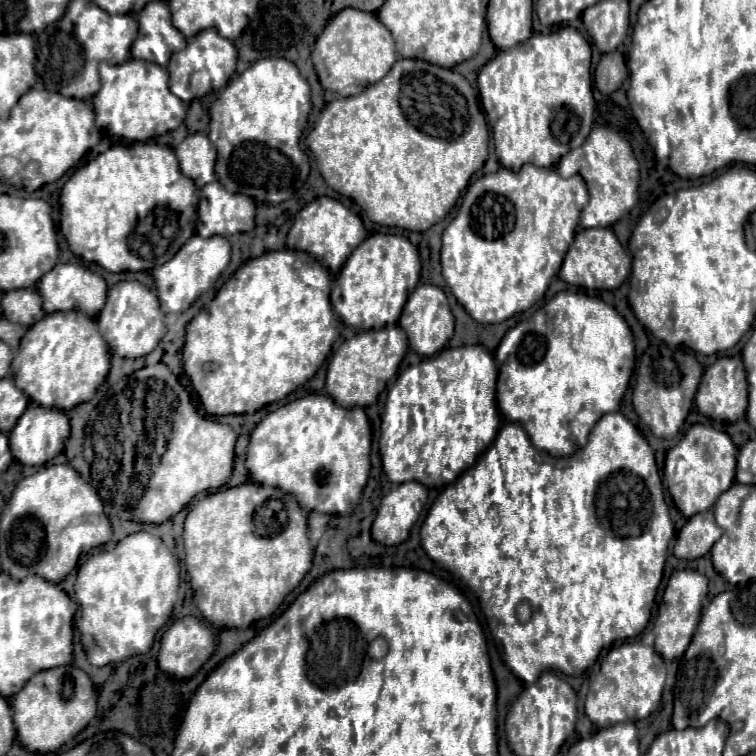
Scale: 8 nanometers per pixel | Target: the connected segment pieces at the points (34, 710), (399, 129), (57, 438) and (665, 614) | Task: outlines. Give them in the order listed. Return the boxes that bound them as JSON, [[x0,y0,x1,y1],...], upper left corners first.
[[12,664,96,752],[306,60,488,232],[10,404,70,466],[654,570,708,660]]

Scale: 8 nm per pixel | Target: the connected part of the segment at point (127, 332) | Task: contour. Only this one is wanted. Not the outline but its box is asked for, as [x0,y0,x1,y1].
[98,280,166,358]

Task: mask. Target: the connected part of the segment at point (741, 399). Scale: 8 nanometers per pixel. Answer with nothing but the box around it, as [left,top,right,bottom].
[694,356,748,422]

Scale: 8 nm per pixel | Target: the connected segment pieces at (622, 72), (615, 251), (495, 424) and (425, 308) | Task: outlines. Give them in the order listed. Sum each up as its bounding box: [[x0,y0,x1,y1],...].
[[594,50,628,94],[560,228,632,290],[372,344,500,489],[400,284,454,356]]

